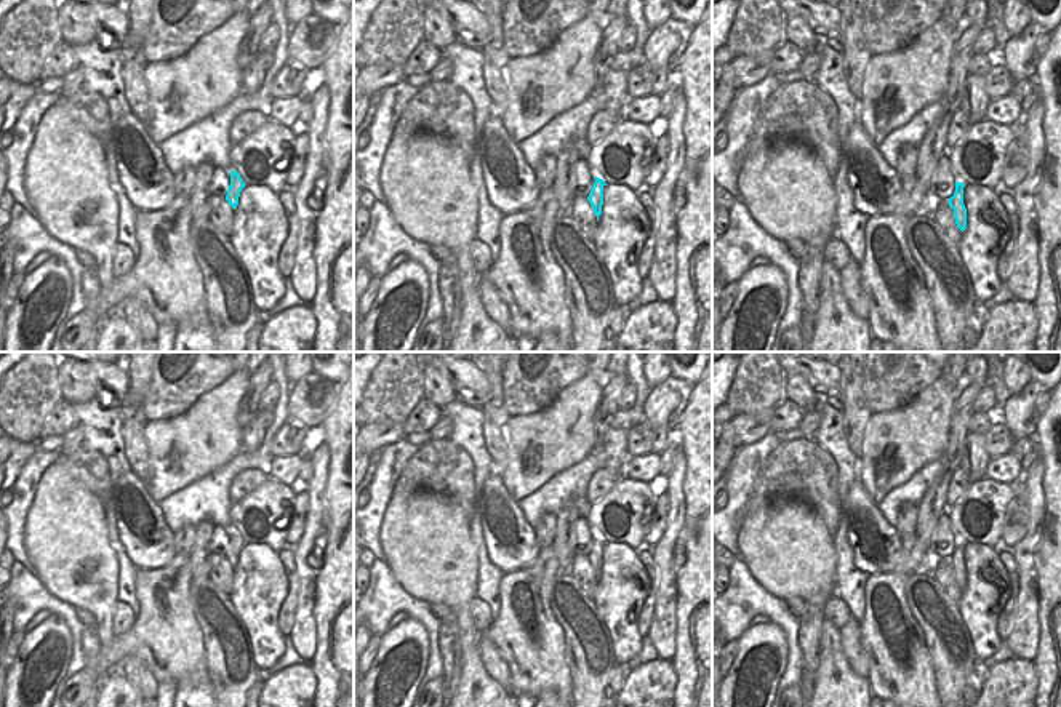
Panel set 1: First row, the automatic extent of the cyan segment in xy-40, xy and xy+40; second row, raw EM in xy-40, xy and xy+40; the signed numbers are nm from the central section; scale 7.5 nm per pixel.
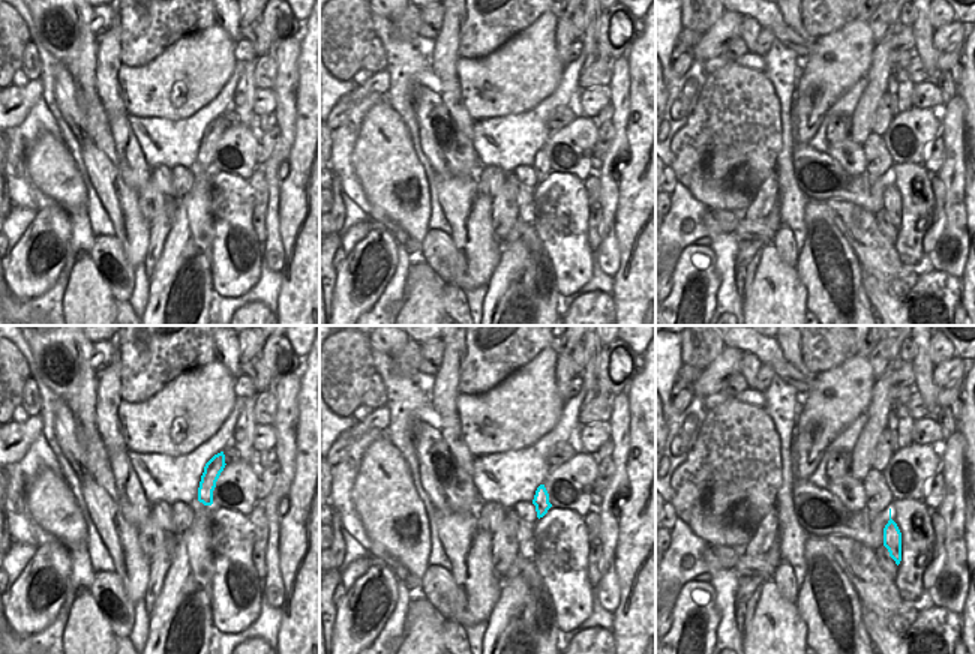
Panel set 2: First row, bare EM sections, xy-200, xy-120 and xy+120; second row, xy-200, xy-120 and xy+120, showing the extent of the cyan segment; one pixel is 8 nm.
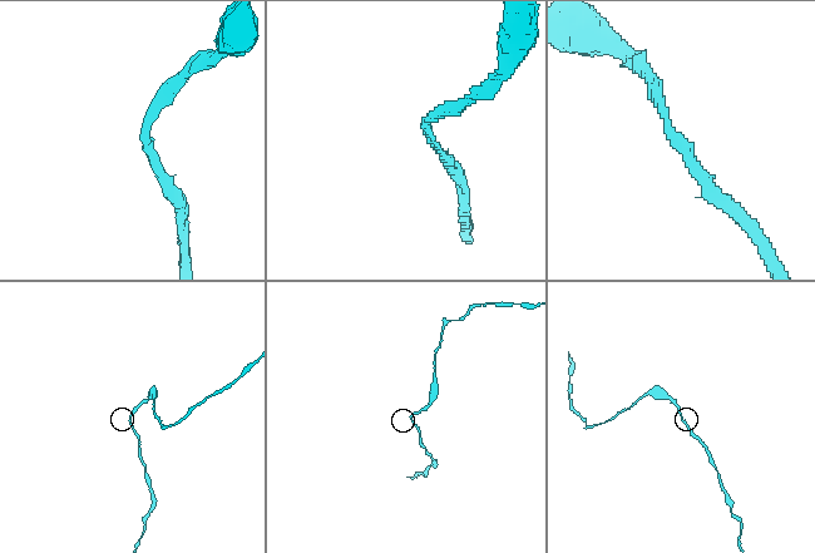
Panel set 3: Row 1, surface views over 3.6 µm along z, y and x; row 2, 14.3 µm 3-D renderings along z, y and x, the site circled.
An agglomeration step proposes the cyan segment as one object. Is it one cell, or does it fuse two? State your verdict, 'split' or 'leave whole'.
leave whole

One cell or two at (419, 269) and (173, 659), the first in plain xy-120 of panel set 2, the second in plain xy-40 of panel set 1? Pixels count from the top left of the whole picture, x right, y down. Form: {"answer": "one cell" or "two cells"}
{"answer": "one cell"}

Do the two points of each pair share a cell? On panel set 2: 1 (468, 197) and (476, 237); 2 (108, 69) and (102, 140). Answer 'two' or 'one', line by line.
1: one
2: two

